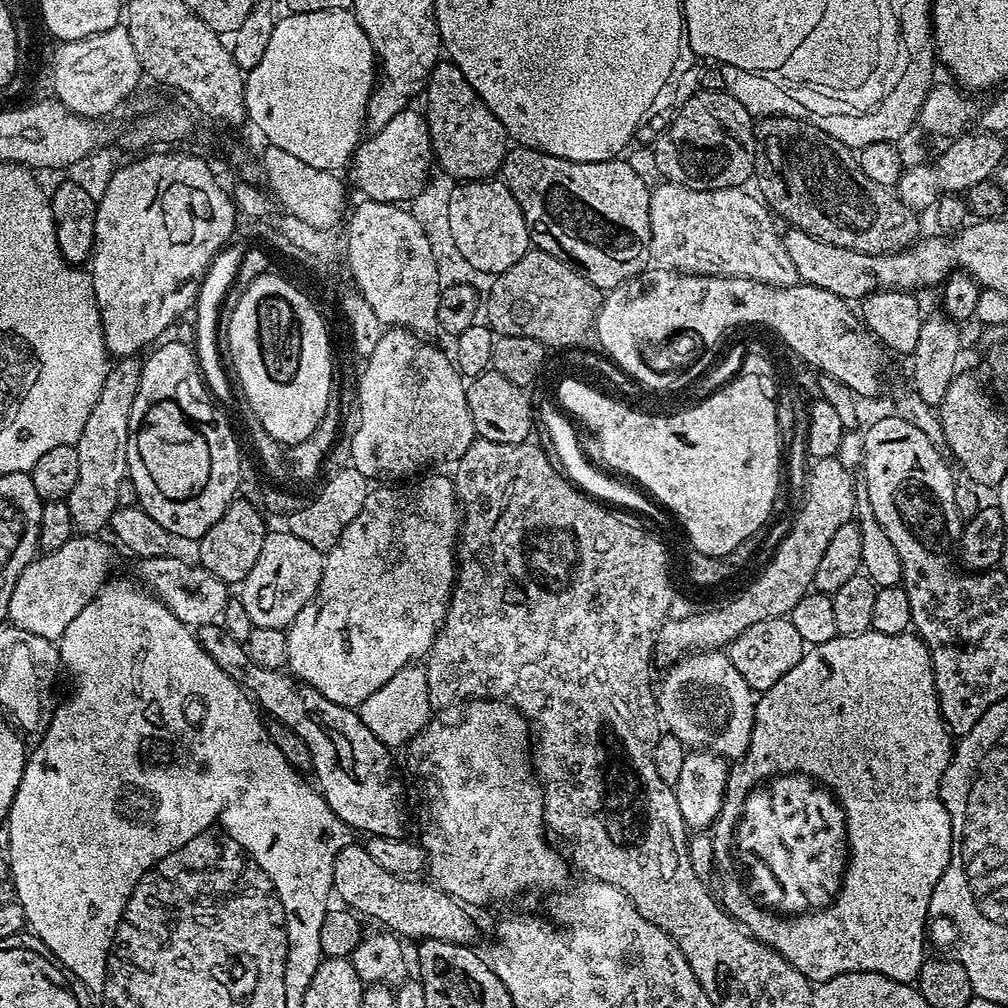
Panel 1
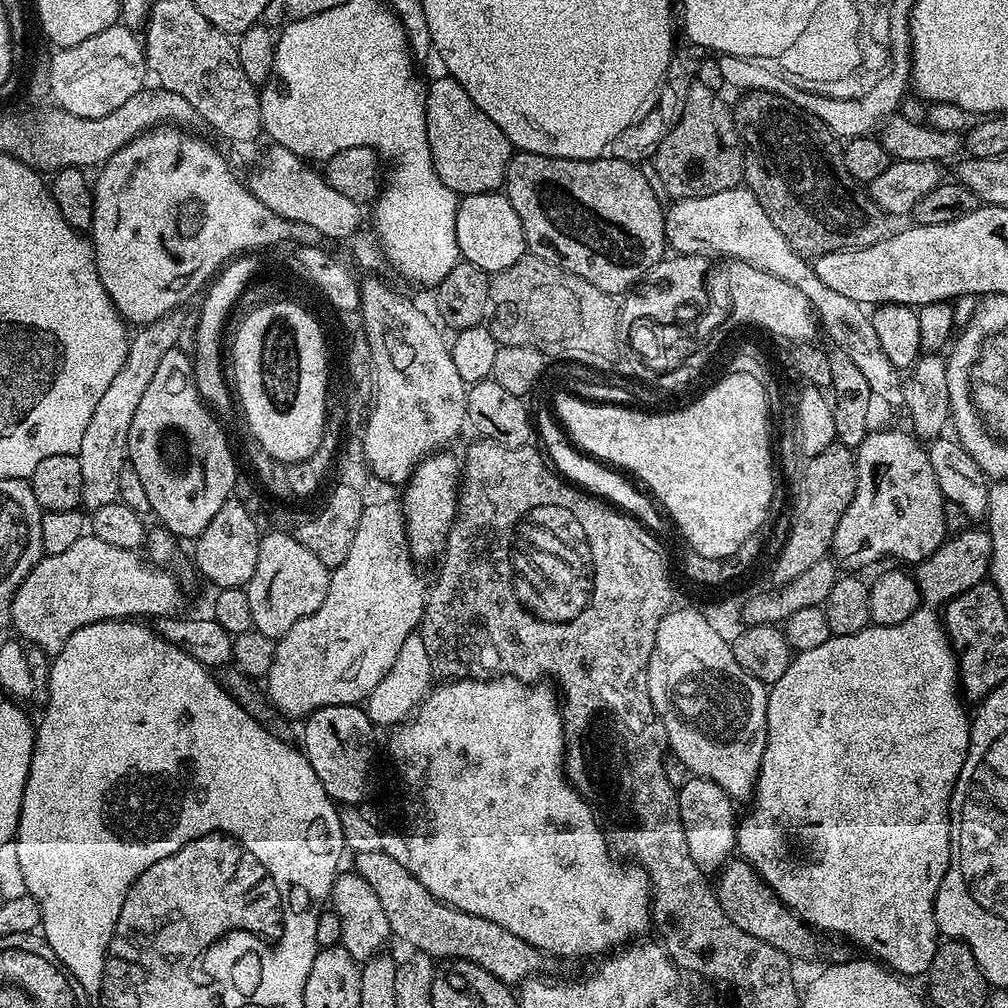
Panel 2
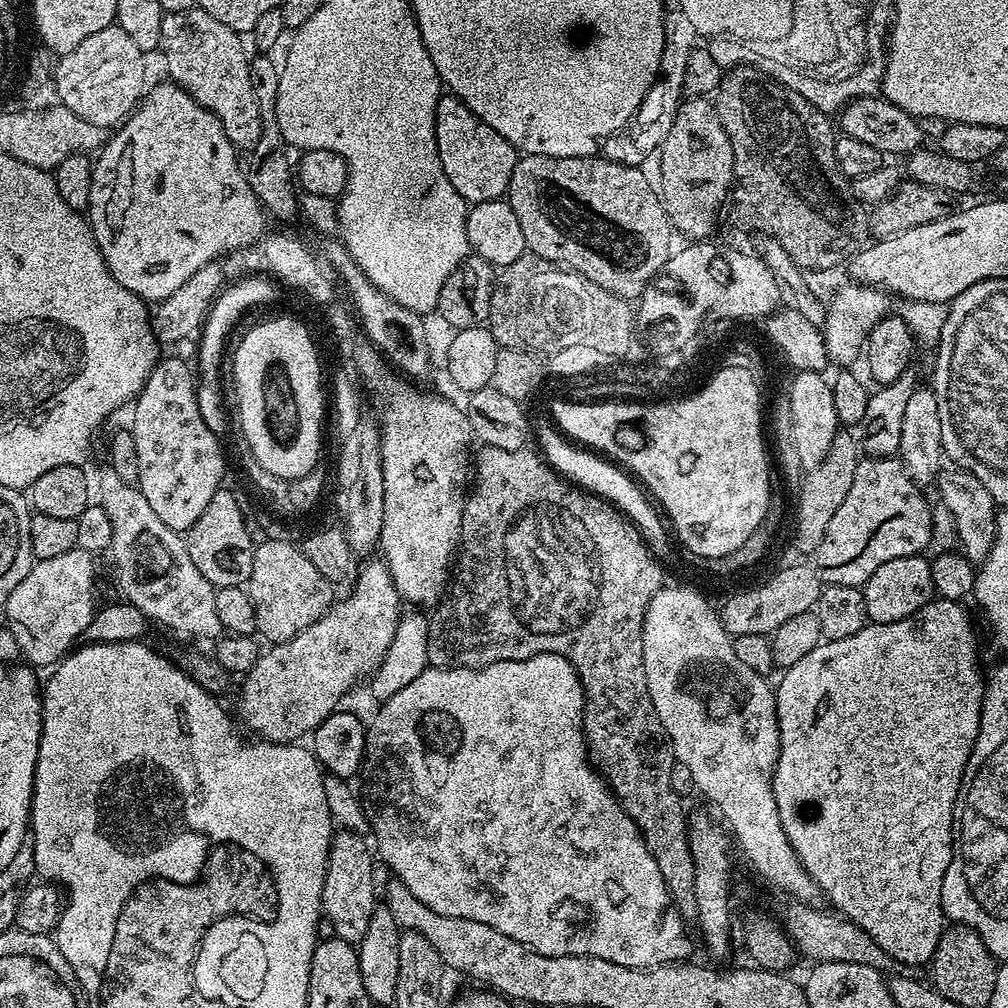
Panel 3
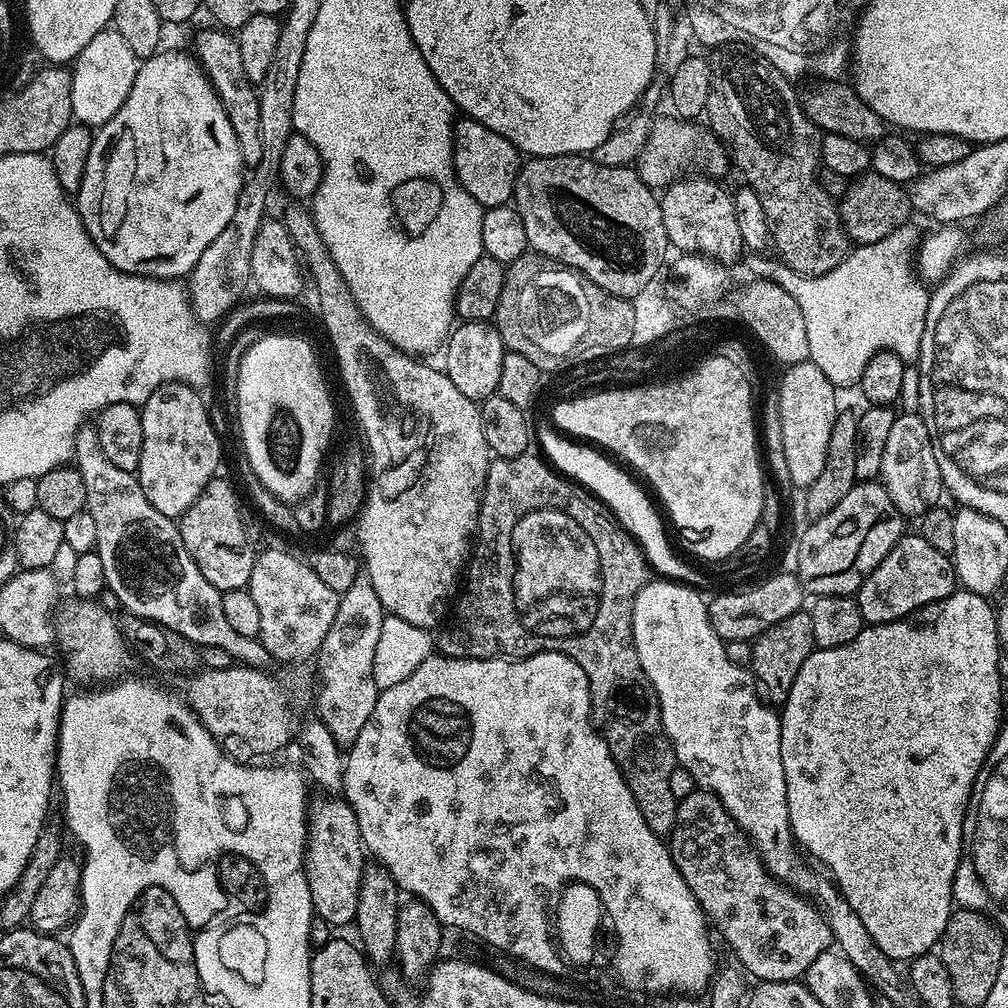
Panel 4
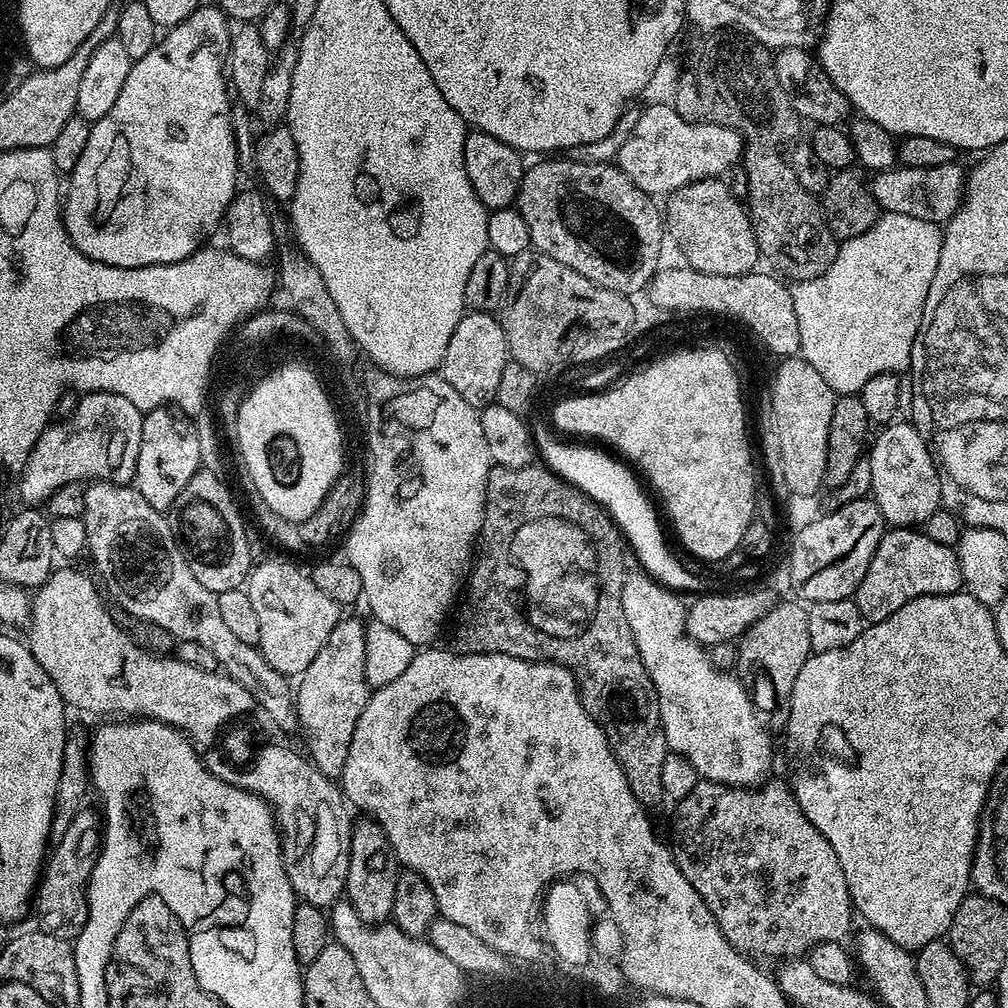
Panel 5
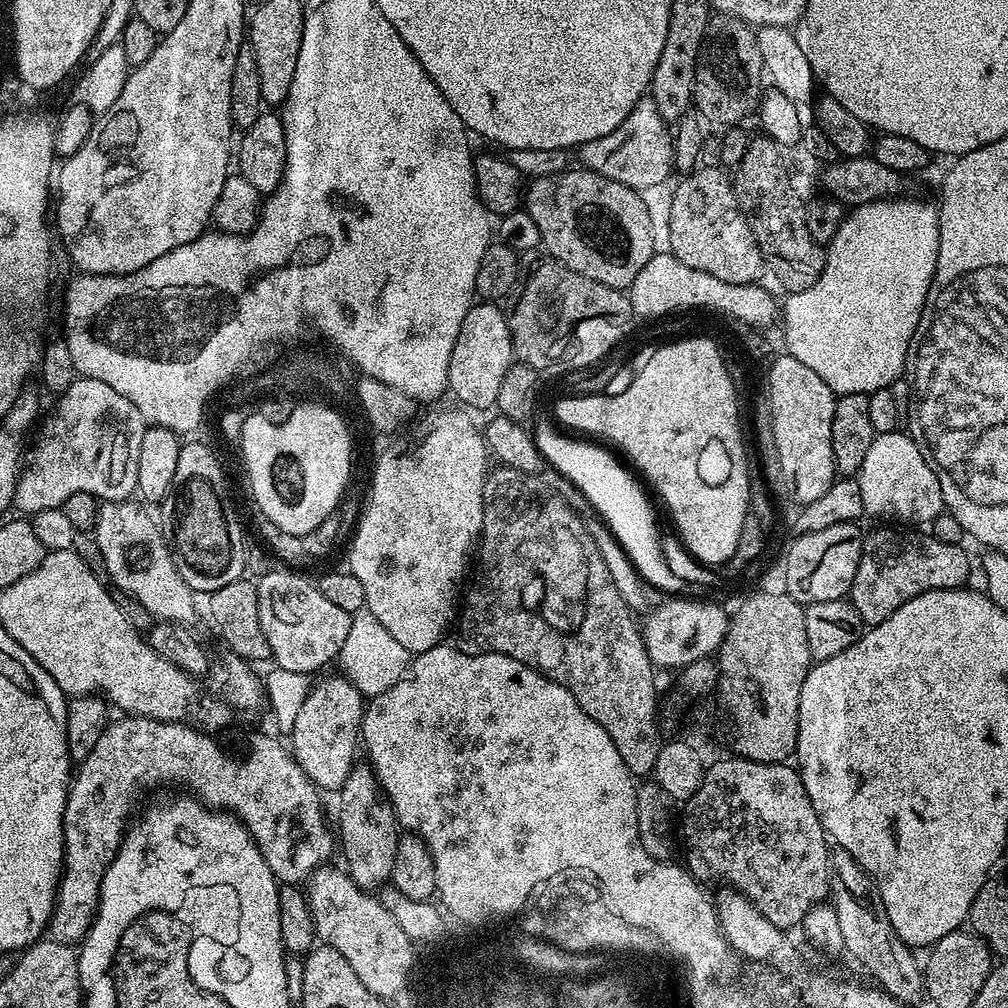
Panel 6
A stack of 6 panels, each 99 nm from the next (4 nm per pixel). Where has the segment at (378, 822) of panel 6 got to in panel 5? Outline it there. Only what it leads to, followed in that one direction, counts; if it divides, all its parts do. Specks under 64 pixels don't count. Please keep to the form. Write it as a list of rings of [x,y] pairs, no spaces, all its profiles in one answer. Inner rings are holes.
[[[360,818],[352,825],[352,837],[350,838],[350,866],[348,867],[348,877],[346,878],[346,900],[352,905],[352,908],[359,914],[367,924],[382,924],[391,917],[394,910],[394,886],[398,886],[398,861],[394,850],[390,846],[390,842],[386,838],[386,834],[382,830],[382,826],[378,826],[376,821],[371,818]]]

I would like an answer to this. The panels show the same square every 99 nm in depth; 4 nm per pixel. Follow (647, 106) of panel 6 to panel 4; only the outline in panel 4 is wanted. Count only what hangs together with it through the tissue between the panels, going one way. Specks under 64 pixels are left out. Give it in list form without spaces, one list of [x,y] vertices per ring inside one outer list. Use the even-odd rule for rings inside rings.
[[[677,116],[657,117],[651,126],[651,132],[647,136],[646,146],[640,152],[636,163],[636,169],[640,177],[646,182],[648,188],[660,190],[670,185],[673,180],[679,179],[686,172],[686,166],[692,160],[701,160],[706,154],[706,166],[712,172],[720,172],[724,168],[724,156],[716,142],[704,131],[701,124],[681,120]]]

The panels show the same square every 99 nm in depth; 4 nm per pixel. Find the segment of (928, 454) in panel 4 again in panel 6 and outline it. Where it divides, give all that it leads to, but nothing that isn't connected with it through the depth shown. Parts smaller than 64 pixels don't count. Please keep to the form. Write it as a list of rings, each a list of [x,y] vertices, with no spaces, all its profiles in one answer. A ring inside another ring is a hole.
[[[905,431],[877,433],[874,442],[870,444],[865,461],[862,462],[862,466],[857,472],[856,479],[859,482],[865,513],[870,518],[872,516],[880,519],[880,522],[902,526],[928,526],[944,510],[941,484],[934,472],[930,470],[929,464],[922,458],[917,444]]]

